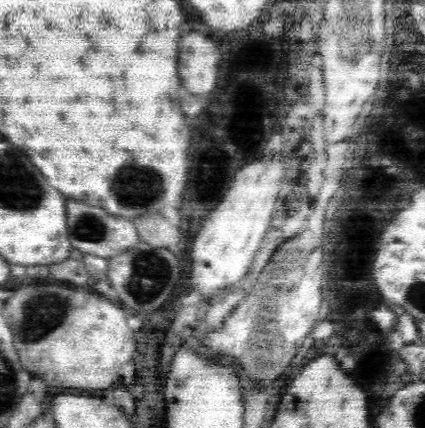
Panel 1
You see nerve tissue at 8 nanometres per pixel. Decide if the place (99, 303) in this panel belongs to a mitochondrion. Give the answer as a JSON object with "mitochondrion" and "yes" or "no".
{"mitochondrion":"no"}

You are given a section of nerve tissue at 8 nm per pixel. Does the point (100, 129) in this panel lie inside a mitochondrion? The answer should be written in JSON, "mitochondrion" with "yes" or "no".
{"mitochondrion":"no"}

